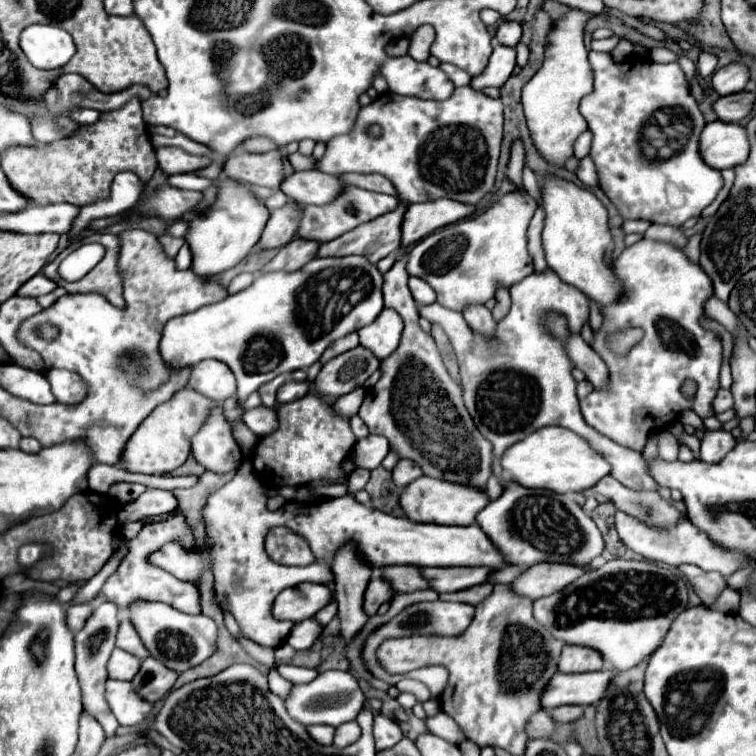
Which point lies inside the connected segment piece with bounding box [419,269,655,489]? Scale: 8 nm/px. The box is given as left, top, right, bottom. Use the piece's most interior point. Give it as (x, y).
(522, 382)

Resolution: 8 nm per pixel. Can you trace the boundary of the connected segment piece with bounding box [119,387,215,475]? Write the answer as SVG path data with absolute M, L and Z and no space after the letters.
M189 387L177 391L171 397L171 401L165 401L159 407L155 407L151 415L147 415L147 419L137 427L137 431L131 435L119 457L119 465L131 473L171 473L173 469L185 463L187 455L191 453L191 437L205 423L205 417L209 415L209 409L213 405L215 403L211 399Z

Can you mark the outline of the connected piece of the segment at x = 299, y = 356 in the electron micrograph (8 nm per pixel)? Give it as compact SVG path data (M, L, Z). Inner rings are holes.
M315 257L311 263L307 263L295 273L259 275L247 289L229 295L223 301L205 305L193 313L171 319L163 329L161 355L173 367L189 367L203 359L219 359L227 363L237 377L237 401L239 405L243 405L245 399L253 391L257 391L259 385L271 381L281 373L311 367L315 361L319 361L321 353L333 341L345 337L347 333L359 331L361 327L371 323L383 311L381 285L383 277L379 269L365 257Z

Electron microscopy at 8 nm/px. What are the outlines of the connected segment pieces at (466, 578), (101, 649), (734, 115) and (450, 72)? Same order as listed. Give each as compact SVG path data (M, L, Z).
M423 567L421 575L427 579L429 587L437 593L445 591L461 591L479 583L487 581L487 575L491 573L489 567Z
M103 603L101 607L93 609L91 617L87 619L85 627L77 633L75 637L75 671L79 677L79 685L81 685L81 701L83 701L83 709L87 713L91 713L101 727L105 729L105 735L111 737L115 735L115 729L119 727L115 715L111 713L111 709L107 707L105 699L103 699L103 687L107 681L107 659L111 655L111 651L115 649L115 633L117 633L119 621L117 621L117 605L115 603Z
M739 91L739 93L733 93L733 95L719 97L713 103L713 111L715 111L717 119L721 119L725 123L737 123L751 113L753 101L755 101L755 93Z
M441 63L439 67L447 73L447 77L453 81L453 85L455 85L455 87L467 85L467 83L471 81L471 75L467 75L465 71L461 71L459 67L455 67L455 65L451 65L451 63Z

